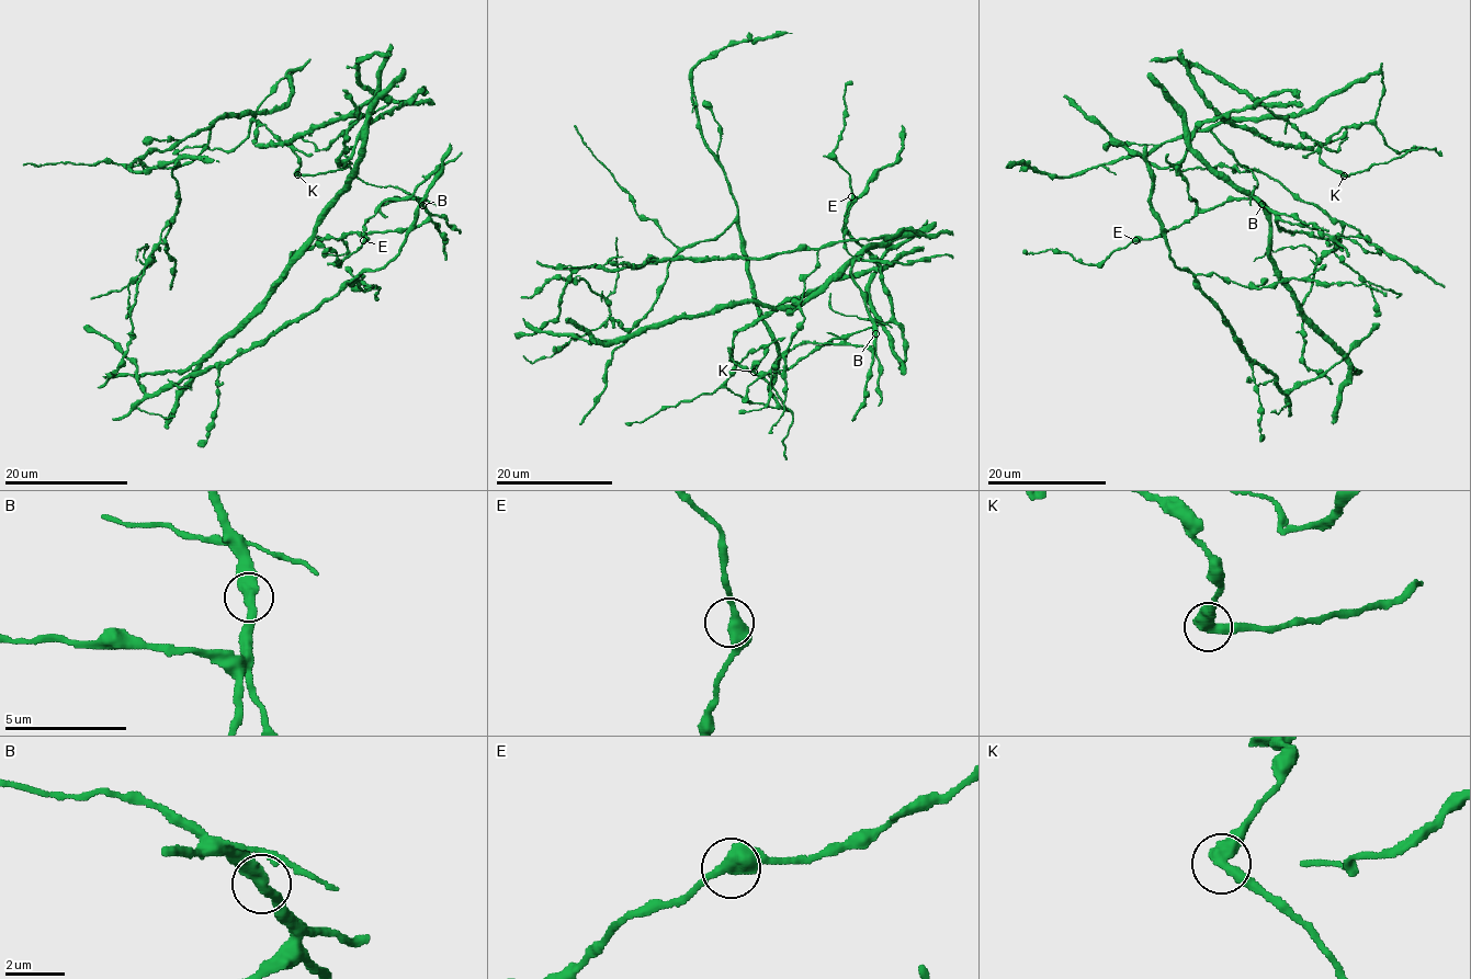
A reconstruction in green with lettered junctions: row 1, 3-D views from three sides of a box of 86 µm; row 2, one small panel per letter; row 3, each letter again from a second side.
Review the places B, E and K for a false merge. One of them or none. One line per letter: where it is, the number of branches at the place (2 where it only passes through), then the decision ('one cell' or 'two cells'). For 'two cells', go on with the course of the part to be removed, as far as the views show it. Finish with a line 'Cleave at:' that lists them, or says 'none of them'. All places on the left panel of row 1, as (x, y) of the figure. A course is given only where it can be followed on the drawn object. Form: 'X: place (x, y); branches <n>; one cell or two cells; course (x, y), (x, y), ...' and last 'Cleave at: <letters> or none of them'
B: place (422, 205); branches 2; one cell
E: place (363, 240); branches 2; one cell
K: place (297, 174); branches 2; two cells; course (297, 174), (341, 170), (352, 163), (346, 154), (353, 147)
Cleave at: K

